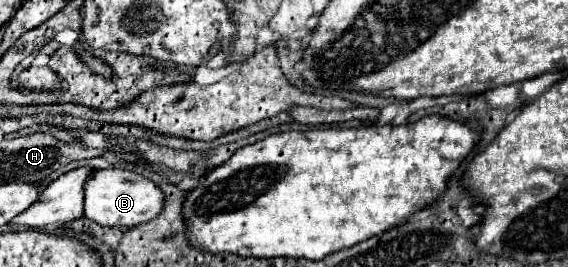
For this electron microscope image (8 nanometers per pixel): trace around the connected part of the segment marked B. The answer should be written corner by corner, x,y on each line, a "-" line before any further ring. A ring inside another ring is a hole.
101,169
101,171
95,171
91,181
85,185
85,217
89,217
91,221
97,221
99,225
135,227
137,223
145,223
145,221
155,219
163,211
163,201
165,201
165,193
151,179
147,179
139,173
127,171
127,169

